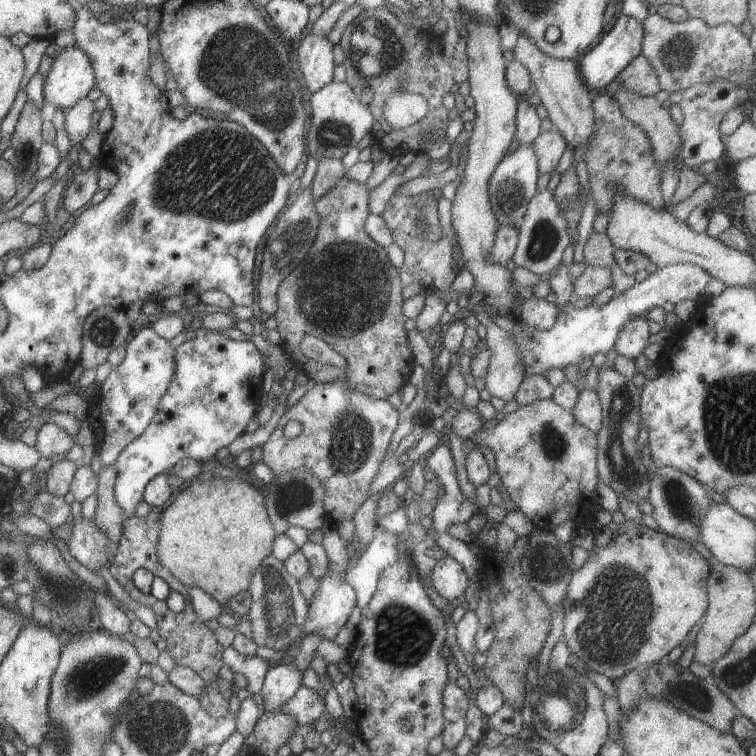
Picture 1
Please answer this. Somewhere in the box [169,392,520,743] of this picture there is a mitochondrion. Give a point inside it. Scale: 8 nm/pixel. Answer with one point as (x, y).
(401, 636)

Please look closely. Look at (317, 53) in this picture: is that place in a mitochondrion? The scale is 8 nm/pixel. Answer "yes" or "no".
no

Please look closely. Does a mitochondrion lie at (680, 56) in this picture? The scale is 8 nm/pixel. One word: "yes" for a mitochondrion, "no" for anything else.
yes

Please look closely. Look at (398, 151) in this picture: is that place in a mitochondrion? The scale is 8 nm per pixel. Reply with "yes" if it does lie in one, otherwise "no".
no

